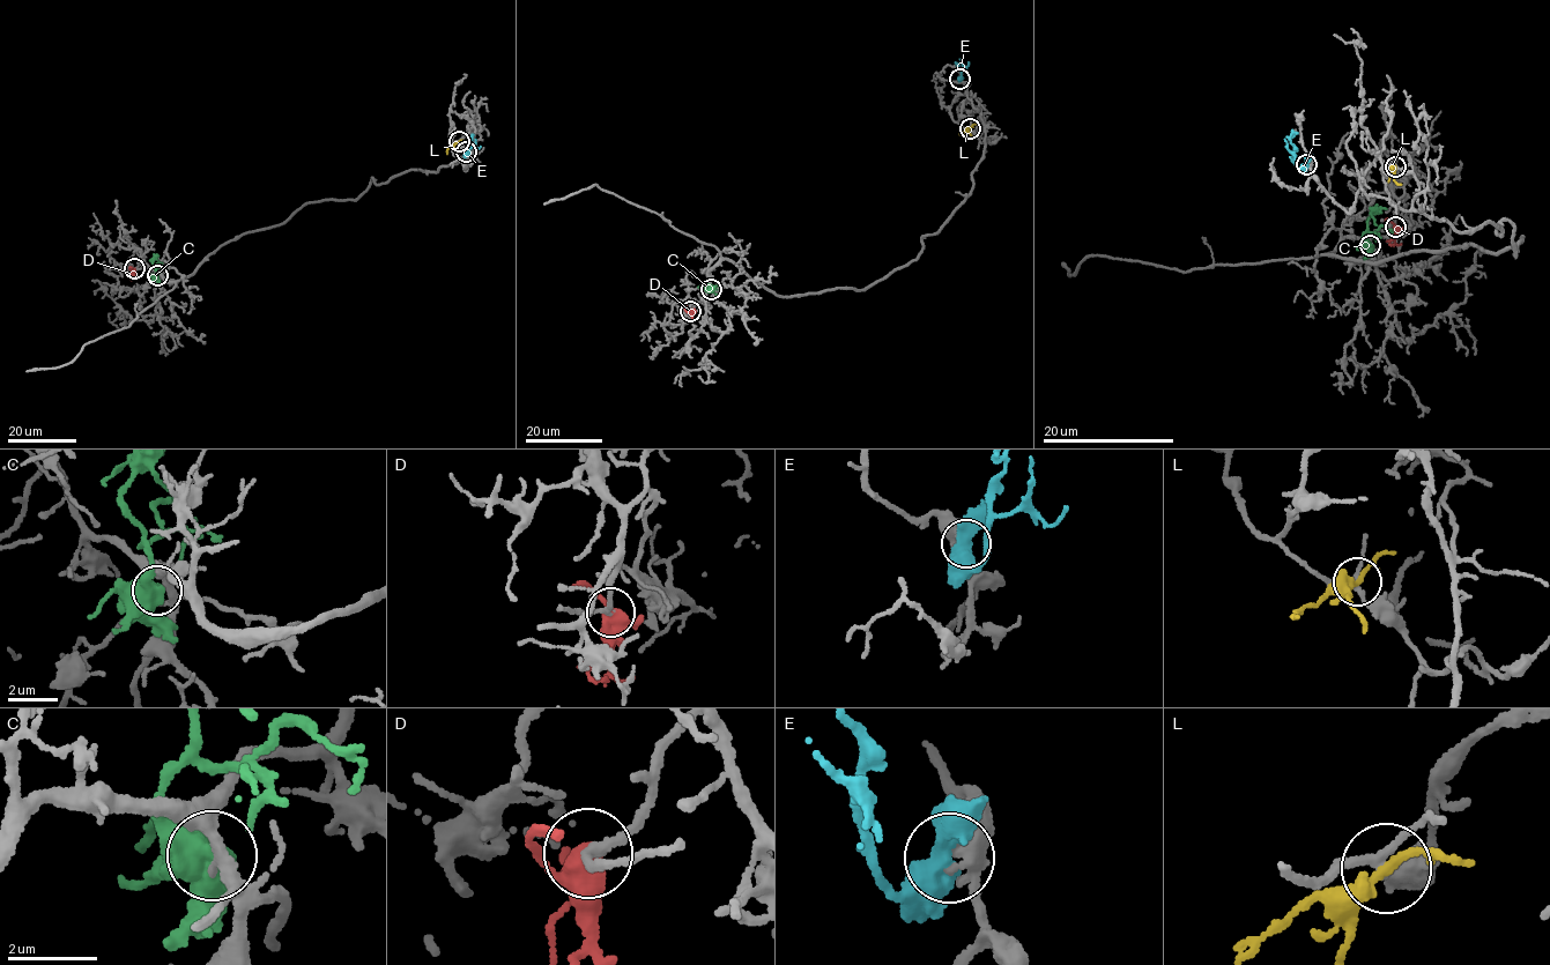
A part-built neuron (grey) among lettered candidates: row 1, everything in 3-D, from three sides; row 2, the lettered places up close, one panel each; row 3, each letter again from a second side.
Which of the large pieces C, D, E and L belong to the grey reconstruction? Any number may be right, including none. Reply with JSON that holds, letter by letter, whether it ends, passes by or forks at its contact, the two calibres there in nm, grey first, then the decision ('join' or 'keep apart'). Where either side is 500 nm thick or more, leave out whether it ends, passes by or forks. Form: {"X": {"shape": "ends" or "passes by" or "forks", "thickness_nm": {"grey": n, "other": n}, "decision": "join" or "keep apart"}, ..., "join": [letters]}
{"C": {"thickness_nm": {"grey": 220, "other": 850}, "decision": "keep apart"}, "D": {"shape": "forks", "thickness_nm": {"grey": 160, "other": 440}, "decision": "join"}, "E": {"thickness_nm": {"grey": 240, "other": 550}, "decision": "keep apart"}, "L": {"shape": "forks", "thickness_nm": {"grey": 170, "other": 190}, "decision": "keep apart"}, "join": ["D"]}

